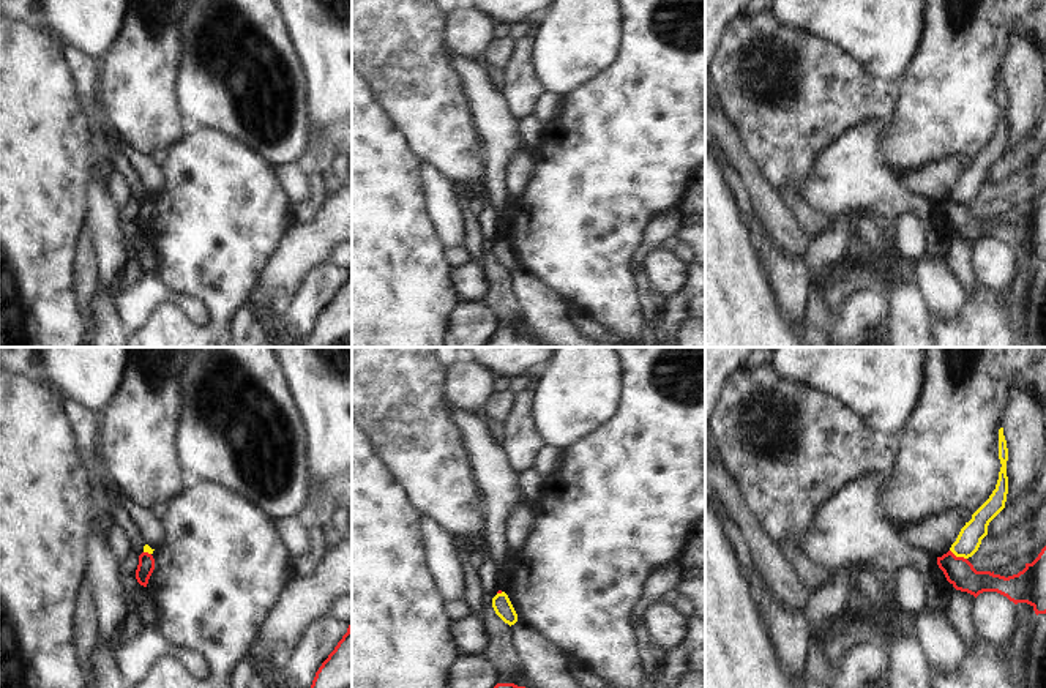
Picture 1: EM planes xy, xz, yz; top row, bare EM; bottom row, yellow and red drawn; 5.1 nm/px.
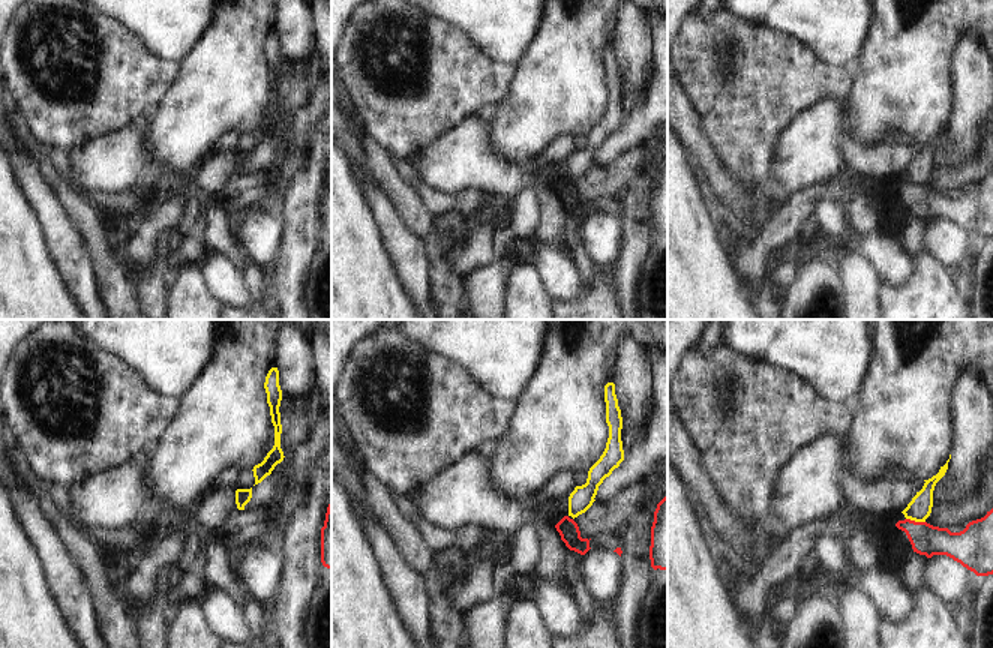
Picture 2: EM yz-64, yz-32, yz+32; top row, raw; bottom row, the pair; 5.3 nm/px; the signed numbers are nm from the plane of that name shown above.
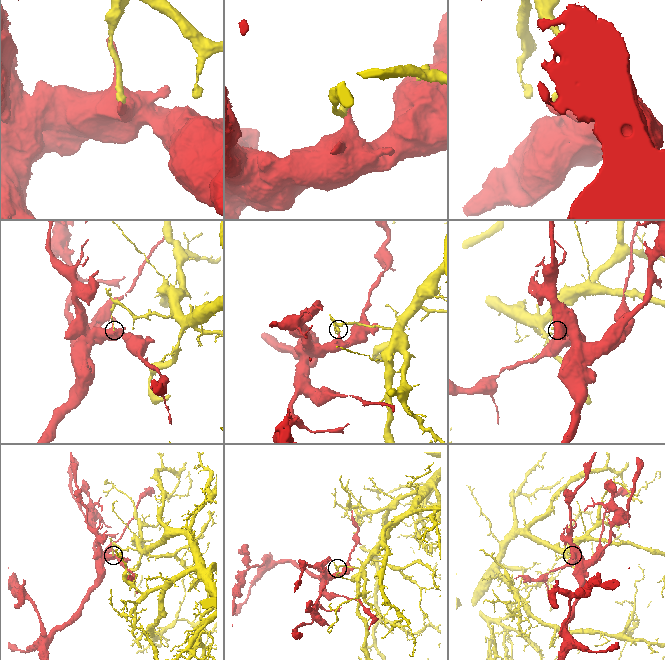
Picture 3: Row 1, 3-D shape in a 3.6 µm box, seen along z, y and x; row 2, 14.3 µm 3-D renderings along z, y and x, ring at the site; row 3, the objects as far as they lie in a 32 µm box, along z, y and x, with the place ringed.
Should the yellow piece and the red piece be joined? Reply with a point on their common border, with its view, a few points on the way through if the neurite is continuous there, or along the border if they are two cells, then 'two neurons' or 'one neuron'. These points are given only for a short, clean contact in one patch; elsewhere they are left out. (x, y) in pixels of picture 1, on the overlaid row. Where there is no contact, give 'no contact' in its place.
contact yz (958, 556); border yz (950, 549), (966, 559); two neurons

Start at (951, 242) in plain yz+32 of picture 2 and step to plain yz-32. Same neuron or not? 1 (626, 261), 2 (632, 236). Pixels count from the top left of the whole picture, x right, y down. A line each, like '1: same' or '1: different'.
1: different
2: different

